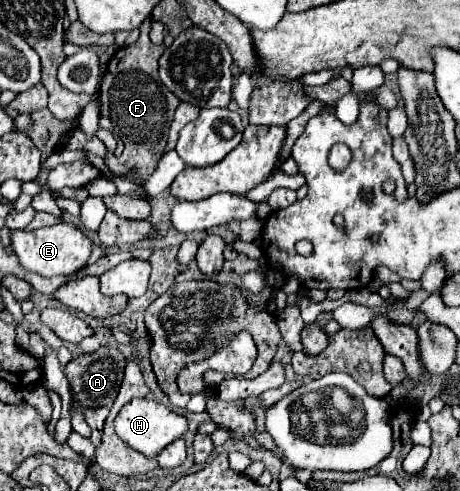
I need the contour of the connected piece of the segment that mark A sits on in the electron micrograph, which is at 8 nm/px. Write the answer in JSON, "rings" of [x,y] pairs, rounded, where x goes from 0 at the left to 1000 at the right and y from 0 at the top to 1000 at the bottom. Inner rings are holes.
{"rings":[[[220,707],[202,719],[180,719],[159,727],[141,743],[141,768],[154,780],[159,792],[159,837],[180,841],[180,833],[211,833],[211,829],[241,829],[263,776],[267,776],[267,752],[272,752],[272,727],[259,711],[250,707]]]}

